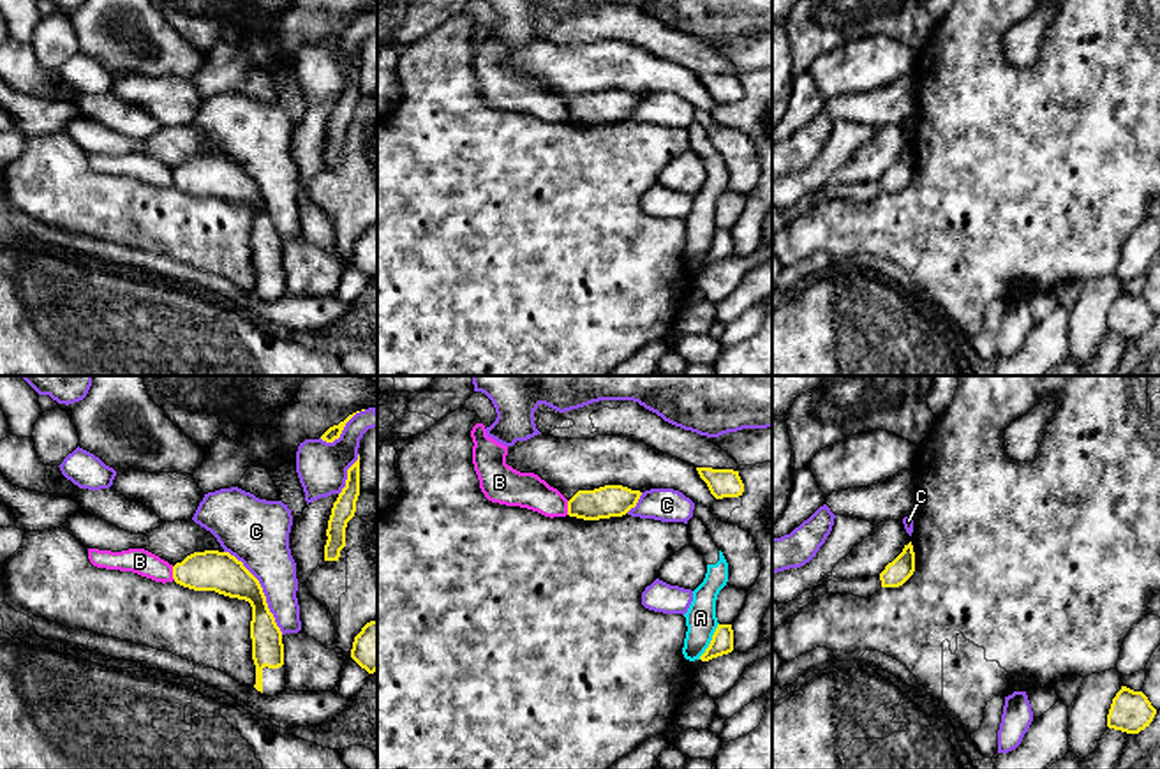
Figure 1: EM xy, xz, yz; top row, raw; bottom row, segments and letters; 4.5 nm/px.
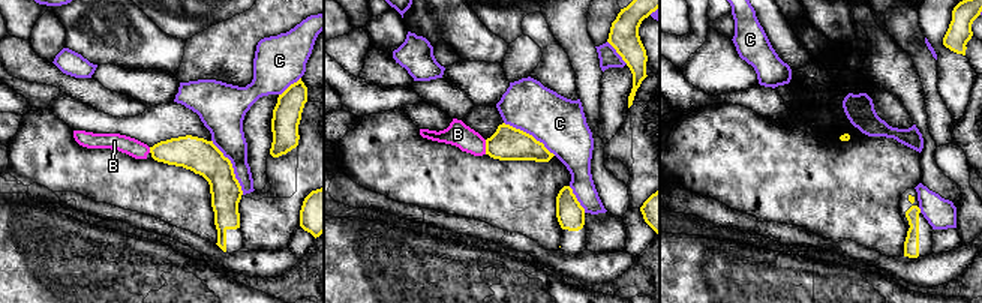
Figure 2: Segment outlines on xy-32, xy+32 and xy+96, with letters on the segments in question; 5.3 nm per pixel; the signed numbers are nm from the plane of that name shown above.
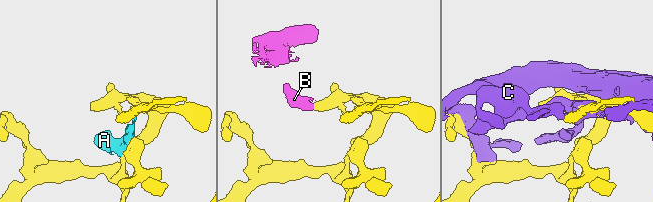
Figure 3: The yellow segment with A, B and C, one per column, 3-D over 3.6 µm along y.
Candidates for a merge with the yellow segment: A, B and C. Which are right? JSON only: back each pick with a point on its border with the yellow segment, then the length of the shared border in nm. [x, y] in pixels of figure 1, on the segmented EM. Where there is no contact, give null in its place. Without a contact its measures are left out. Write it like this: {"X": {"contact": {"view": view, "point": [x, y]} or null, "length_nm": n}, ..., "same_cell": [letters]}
{"same_cell": []}

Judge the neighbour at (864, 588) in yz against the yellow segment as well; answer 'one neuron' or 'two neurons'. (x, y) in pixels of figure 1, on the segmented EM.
two neurons

